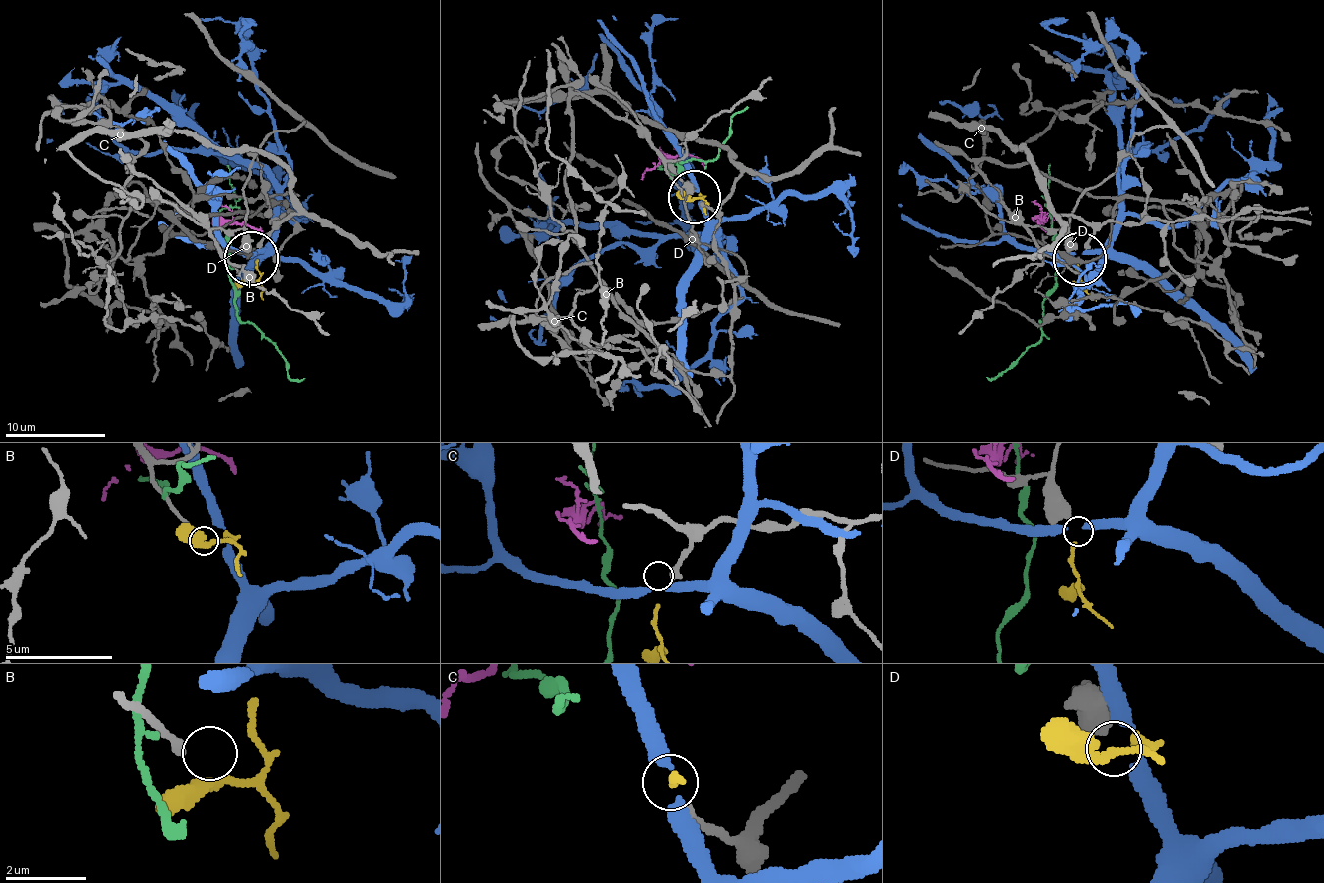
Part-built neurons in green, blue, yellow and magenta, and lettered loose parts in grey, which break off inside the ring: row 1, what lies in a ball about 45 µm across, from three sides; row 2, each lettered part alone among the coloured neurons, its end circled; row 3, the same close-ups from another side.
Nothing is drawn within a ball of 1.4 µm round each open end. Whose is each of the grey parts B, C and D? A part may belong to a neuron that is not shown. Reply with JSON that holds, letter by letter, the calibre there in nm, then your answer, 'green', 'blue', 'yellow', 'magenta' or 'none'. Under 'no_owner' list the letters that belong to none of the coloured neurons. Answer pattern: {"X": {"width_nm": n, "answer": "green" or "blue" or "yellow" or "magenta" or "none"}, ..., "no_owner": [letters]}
{"B": {"width_nm": 200, "answer": "none"}, "C": {"width_nm": 340, "answer": "none"}, "D": {"width_nm": 600, "answer": "yellow"}, "no_owner": ["B", "C"]}

